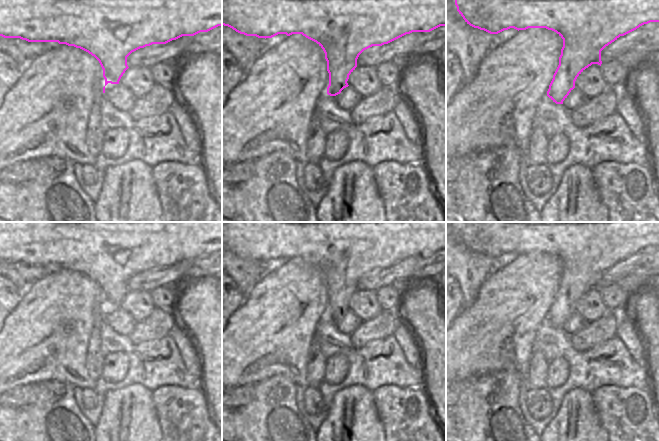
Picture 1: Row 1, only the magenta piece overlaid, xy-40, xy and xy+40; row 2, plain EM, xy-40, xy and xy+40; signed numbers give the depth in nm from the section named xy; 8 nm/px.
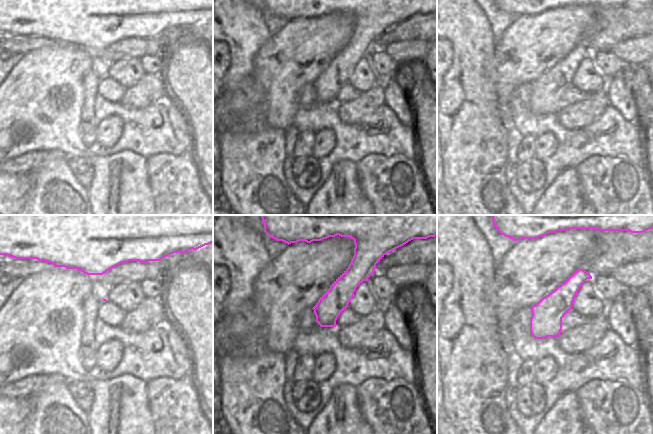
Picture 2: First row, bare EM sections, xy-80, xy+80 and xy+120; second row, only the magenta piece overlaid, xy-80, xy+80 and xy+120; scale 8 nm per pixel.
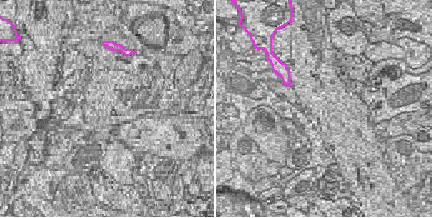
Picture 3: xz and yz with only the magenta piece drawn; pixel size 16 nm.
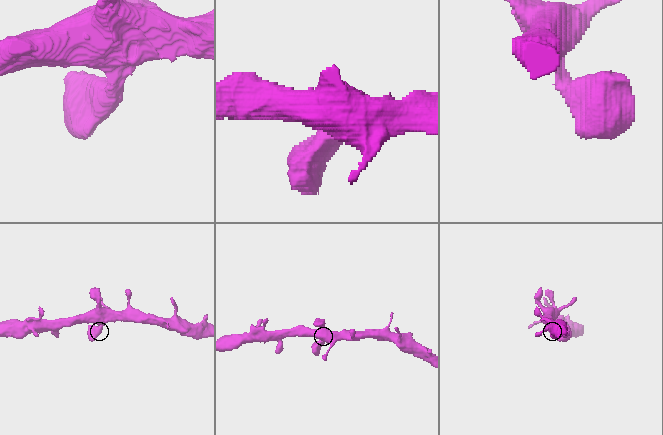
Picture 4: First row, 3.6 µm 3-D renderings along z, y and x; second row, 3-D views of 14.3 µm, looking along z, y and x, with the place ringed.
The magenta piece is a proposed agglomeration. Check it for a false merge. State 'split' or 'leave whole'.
leave whole

